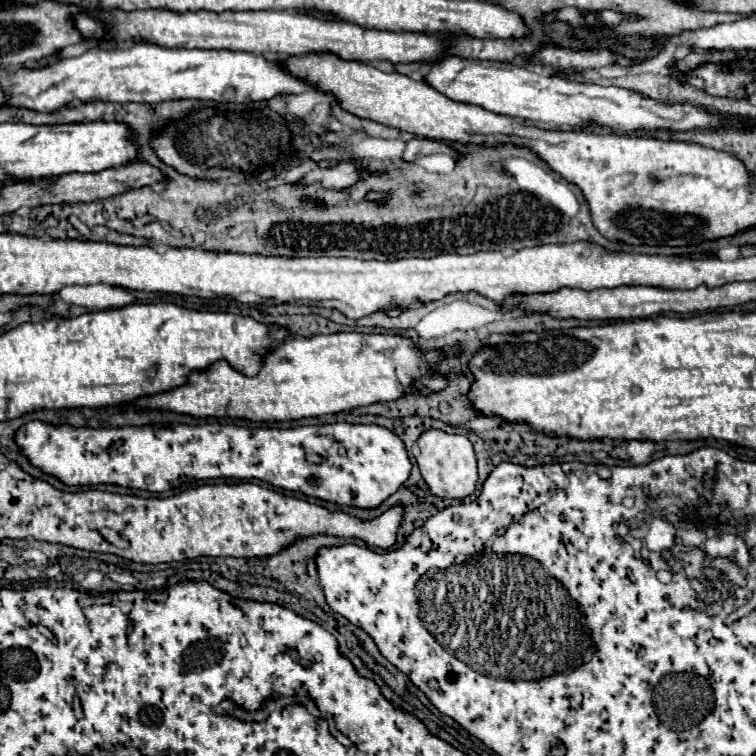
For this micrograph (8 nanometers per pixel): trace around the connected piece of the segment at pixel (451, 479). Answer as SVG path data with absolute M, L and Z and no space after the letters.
M424 431L418 439L420 455L416 463L420 467L420 475L428 485L428 491L440 499L464 499L474 493L478 473L476 473L476 455L472 443L464 435L450 435L444 431Z

